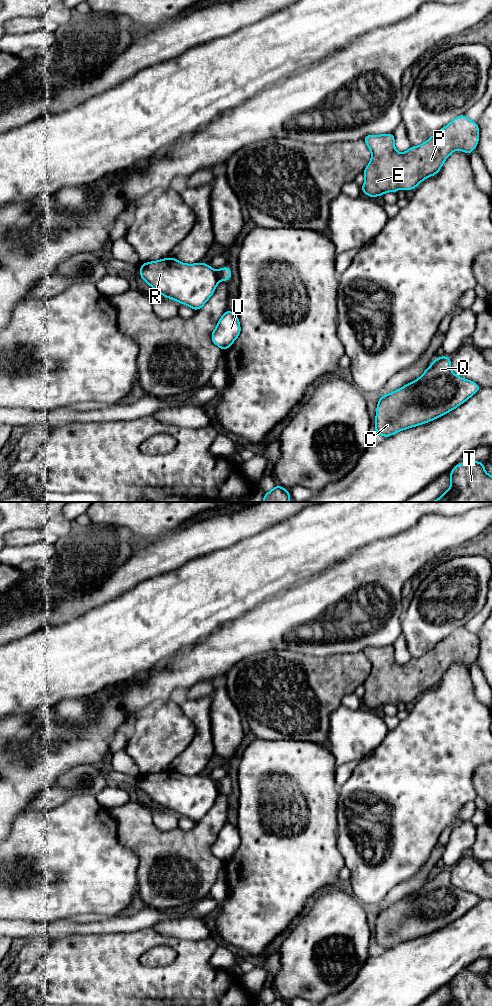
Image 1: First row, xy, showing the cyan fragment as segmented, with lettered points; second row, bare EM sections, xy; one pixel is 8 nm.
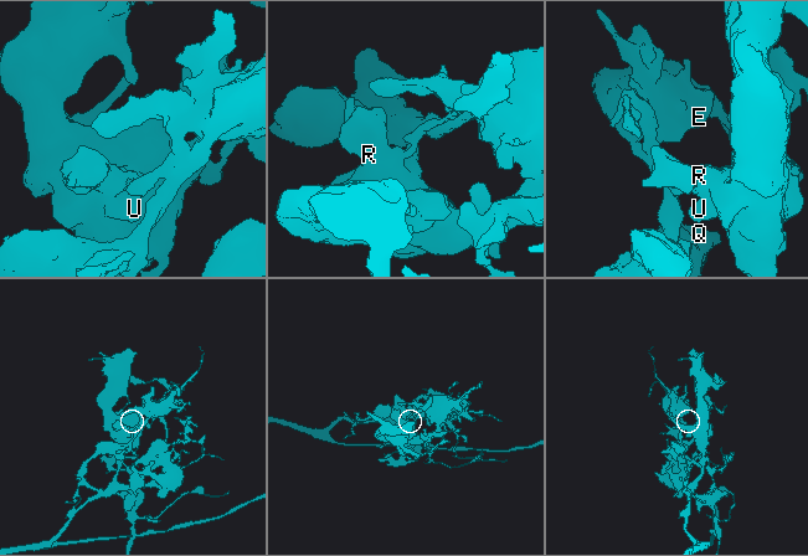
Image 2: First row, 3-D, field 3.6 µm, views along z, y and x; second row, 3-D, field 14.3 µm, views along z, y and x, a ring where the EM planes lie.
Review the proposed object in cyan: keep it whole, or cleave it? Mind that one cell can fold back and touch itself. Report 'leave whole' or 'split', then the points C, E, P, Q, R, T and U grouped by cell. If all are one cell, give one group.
split; C E P Q T / R U

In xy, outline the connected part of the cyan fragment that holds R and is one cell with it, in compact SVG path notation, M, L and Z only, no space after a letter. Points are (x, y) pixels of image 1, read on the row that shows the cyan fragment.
M172 257L141 264L139 277L165 298L196 311L213 295L221 280L208 264L185 264Z

